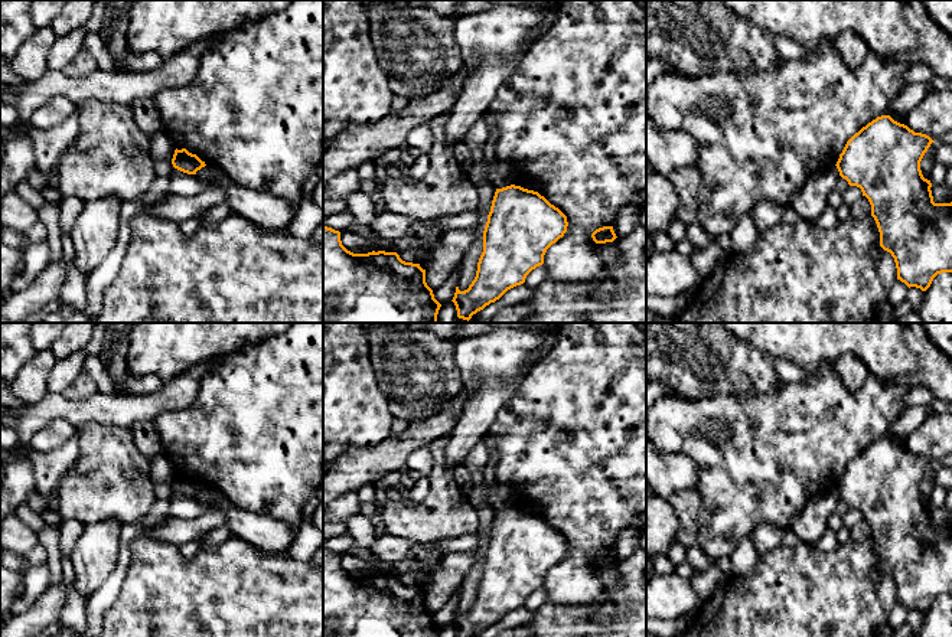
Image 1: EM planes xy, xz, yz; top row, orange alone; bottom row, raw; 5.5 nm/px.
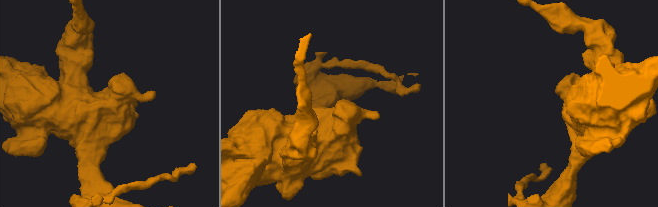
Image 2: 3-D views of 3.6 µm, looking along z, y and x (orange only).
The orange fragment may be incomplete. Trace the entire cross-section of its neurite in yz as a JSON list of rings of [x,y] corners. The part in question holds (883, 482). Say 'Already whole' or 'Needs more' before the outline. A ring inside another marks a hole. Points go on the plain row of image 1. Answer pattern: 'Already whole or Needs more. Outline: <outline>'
Already whole. Outline: [[[881,438],[847,464],[835,487],[839,499],[850,509],[860,510],[868,522],[880,555],[880,569],[894,581],[897,602],[922,614],[930,610],[938,597],[952,595],[952,525],[935,526],[932,506],[920,493],[932,466],[929,458]]]

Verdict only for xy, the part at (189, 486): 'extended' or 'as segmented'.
as segmented

